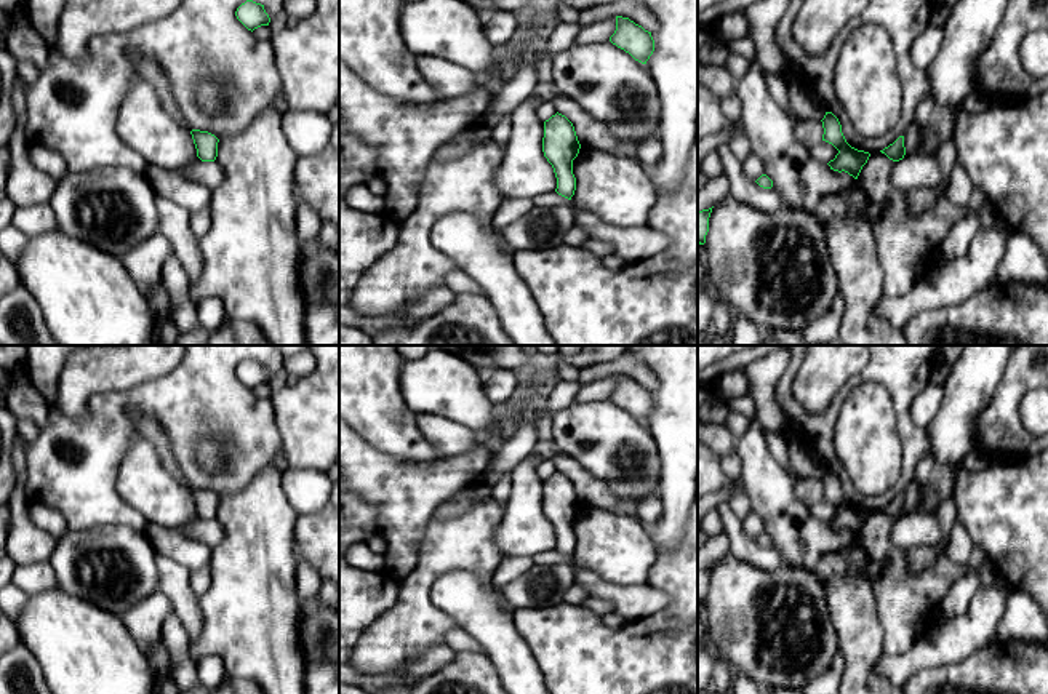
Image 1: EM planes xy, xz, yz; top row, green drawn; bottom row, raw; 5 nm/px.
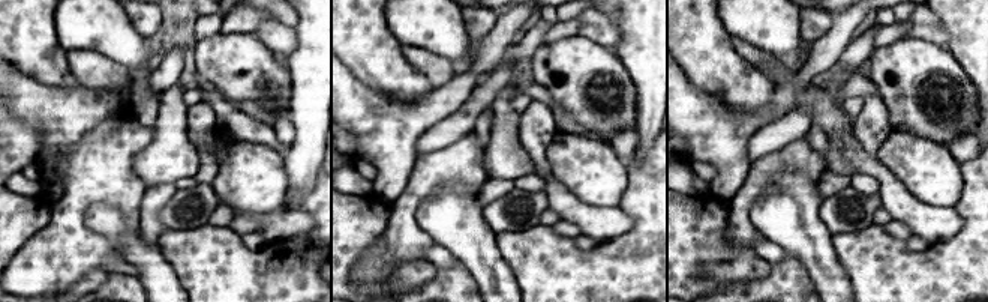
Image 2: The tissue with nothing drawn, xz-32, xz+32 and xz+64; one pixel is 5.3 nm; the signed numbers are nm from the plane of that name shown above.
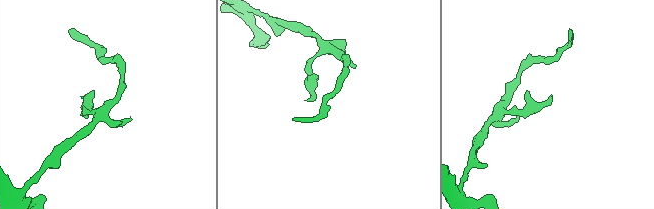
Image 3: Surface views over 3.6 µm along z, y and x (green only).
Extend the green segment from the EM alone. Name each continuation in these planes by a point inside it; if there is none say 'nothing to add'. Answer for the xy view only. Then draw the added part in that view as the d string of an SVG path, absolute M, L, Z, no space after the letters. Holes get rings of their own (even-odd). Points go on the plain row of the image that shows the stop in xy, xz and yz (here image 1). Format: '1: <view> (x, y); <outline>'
nothing to add

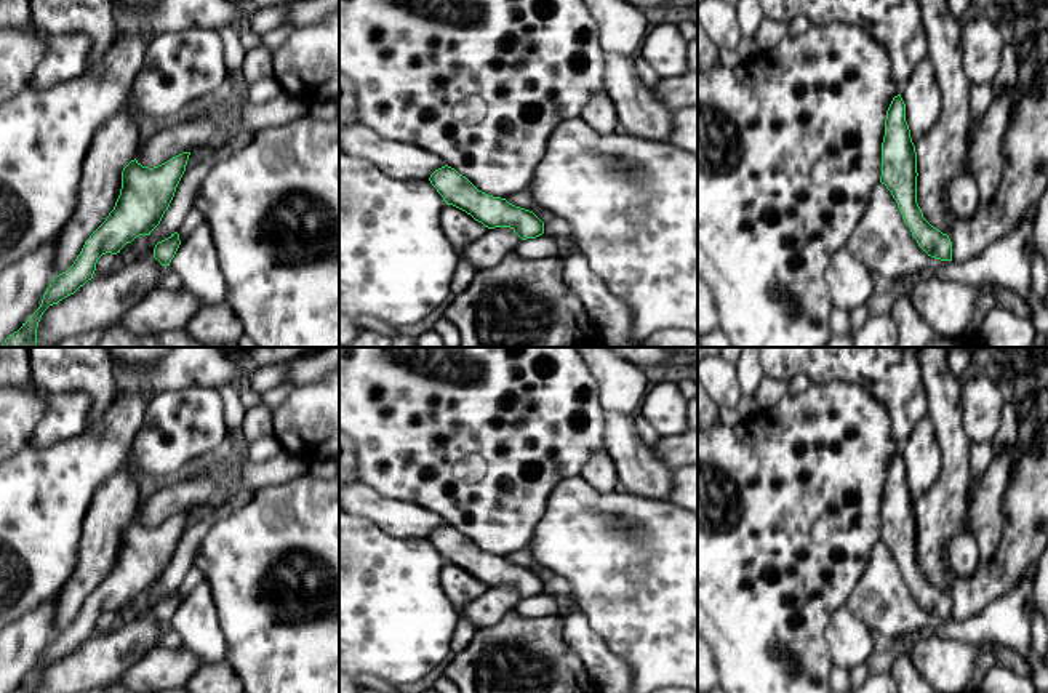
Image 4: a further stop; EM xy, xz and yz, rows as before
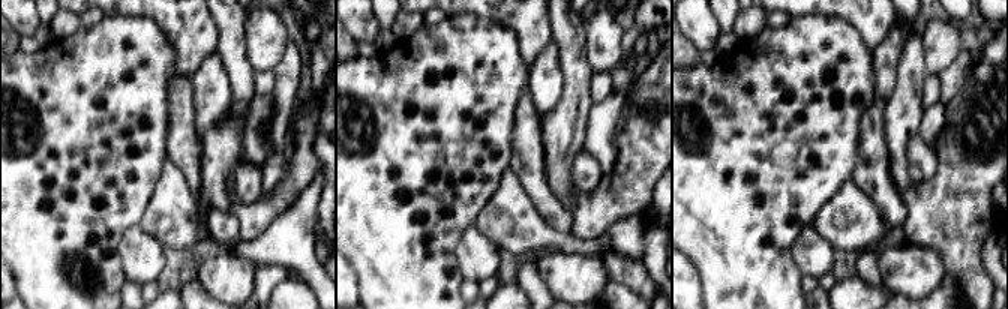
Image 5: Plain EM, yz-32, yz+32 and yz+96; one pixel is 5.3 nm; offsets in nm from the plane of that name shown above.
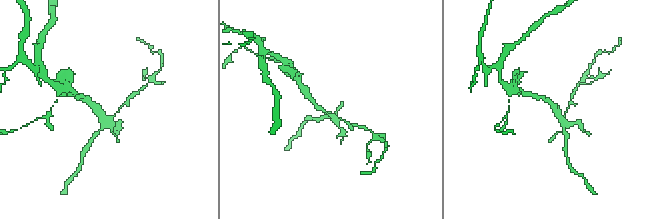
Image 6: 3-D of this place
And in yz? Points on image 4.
nothing to add

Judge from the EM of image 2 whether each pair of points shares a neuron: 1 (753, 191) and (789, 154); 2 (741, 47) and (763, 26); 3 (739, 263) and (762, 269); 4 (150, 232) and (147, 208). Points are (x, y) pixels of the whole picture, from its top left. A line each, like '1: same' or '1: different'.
1: same
2: different
3: same
4: same

